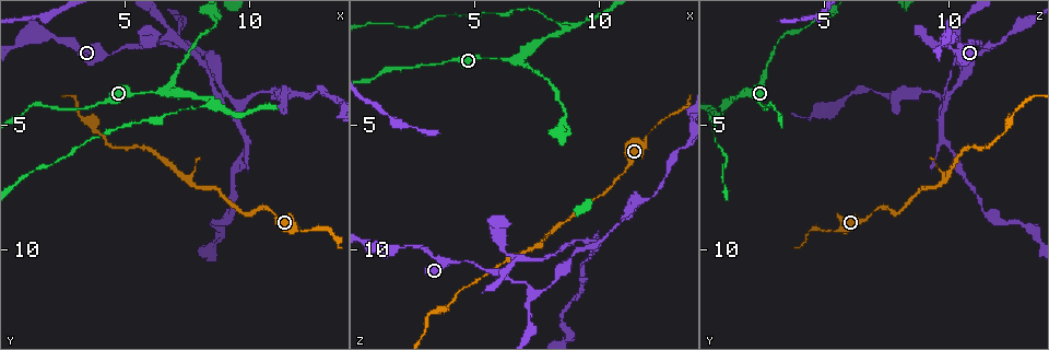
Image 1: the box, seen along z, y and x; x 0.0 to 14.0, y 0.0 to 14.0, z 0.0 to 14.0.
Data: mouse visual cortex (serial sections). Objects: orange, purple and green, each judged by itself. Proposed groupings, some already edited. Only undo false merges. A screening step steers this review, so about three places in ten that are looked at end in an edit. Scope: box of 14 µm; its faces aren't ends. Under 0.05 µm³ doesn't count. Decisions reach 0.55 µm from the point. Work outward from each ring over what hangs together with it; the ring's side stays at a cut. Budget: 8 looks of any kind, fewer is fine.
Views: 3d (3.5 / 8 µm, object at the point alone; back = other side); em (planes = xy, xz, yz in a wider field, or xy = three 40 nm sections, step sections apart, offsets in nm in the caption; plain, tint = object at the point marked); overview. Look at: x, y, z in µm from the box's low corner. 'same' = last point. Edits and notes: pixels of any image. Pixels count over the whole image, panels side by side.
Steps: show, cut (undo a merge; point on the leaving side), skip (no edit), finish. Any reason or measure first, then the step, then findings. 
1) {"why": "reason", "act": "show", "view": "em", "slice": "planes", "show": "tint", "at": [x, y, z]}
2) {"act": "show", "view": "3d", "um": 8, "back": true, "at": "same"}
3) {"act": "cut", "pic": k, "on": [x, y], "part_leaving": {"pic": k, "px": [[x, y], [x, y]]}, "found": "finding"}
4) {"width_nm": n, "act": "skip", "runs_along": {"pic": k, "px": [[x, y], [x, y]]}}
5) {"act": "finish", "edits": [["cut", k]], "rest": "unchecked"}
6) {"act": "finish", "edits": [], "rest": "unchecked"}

{"why": "branch point", "act": "show", "view": "3d", "um": 3.5, "at": [7.3, 1.9, 11.6]}

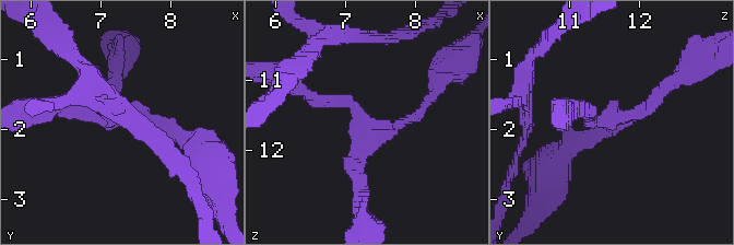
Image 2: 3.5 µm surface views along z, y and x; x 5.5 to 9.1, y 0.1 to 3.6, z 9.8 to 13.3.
{"arms": 3, "arm_widths_nm": [200, 200, 250], "why": "shape alone is not enough", "act": "show", "view": "em", "slice": "planes", "show": "tint", "at": [7.25, 1.85, 11.60]}

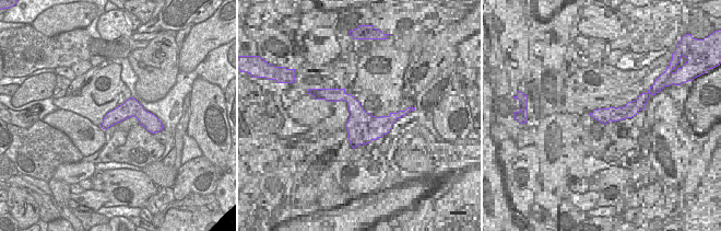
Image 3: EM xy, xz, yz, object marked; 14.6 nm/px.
{"why": "another direction", "act": "show", "view": "em", "slice": "xy", "step": 3, "show": "tint", "at": "same"}

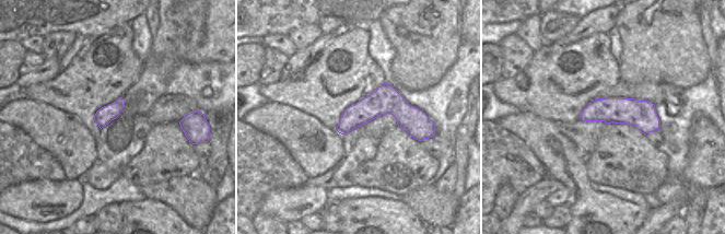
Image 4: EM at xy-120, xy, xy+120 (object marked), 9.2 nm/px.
{"width_nm": 240, "act": "skip", "runs_along": {"pic": 2, "px": [[59, 108], [177, 136]]}, "found": "one cell here"}

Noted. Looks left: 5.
{"why": "three arms meet", "act": "show", "view": "3d", "um": 3.5, "at": [9.7, 4.2, 9.9]}

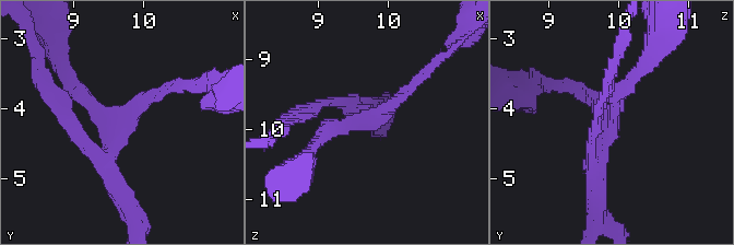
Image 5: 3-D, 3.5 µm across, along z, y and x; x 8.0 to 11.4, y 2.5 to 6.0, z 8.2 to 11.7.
{"arms": 3, "arm_widths_nm": [200, 200, 200], "act": "show", "view": "em", "slice": "xy", "step": 1, "show": "tint", "at": [9.60, 4.25, 9.85]}

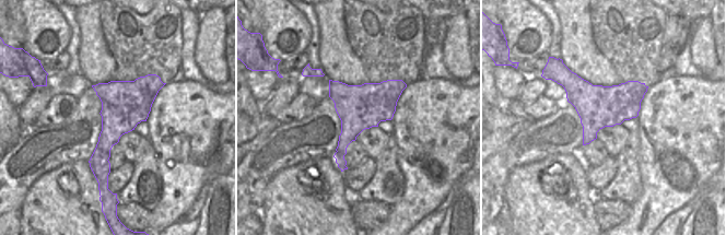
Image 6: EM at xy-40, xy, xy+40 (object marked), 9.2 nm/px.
{"why": "cut it another way", "act": "show", "view": "em", "slice": "xy", "step": 2, "show": "tint", "at": "same"}

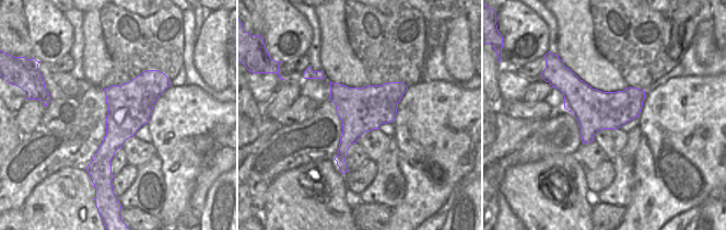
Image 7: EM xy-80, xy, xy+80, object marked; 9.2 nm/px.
{"act": "cut", "pic": 5, "on": [71, 133], "part_leaving": {"pic": 5, "px": [[106, 159], [70, 129], [43, 79]]}, "found": "a second cell is stuck on"}

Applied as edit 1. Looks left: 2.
{"why": "calibre changes", "act": "show", "view": "3d", "um": 3.5, "at": [12.1, 9.2, 5.3]}

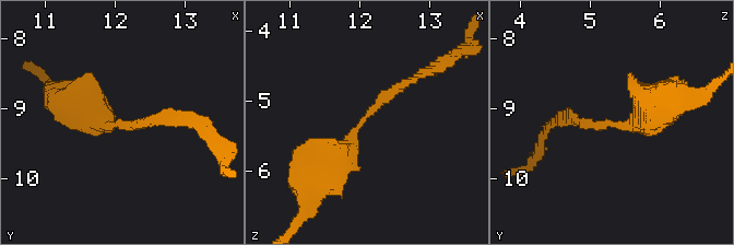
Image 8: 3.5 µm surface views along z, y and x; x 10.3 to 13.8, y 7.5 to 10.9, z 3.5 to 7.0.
{"arm_widths_nm": [150, 600], "act": "show", "view": "em", "slice": "xy", "step": 2, "show": "tint", "at": [12.00, 9.20, 5.35]}

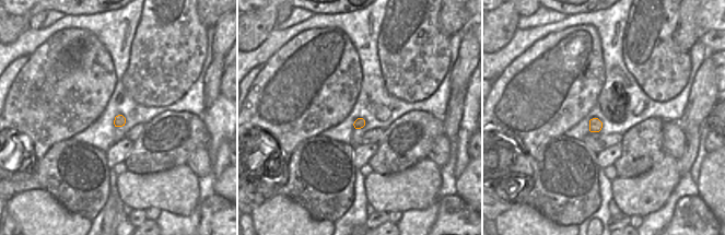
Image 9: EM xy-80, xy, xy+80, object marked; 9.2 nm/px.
{"act": "skip", "runs_along": {"pic": 8, "px": [[318, 175], [375, 105], [415, 78]]}, "found": "continuous, no second cell"}

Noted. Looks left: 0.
{"act": "finish", "edits": [["cut", 5]], "rest": "unchecked"}

